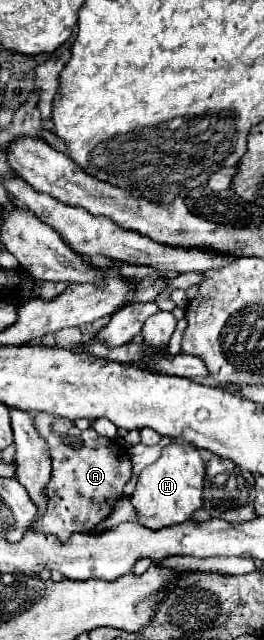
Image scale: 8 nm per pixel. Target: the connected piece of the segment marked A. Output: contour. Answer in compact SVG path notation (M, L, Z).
M34 414L36 430L44 440L50 440L52 456L52 510L38 520L36 532L54 534L66 540L72 532L92 532L112 506L122 498L122 490L132 474L130 454L124 446L100 436L94 428L80 430L68 418L52 418L52 414Z

